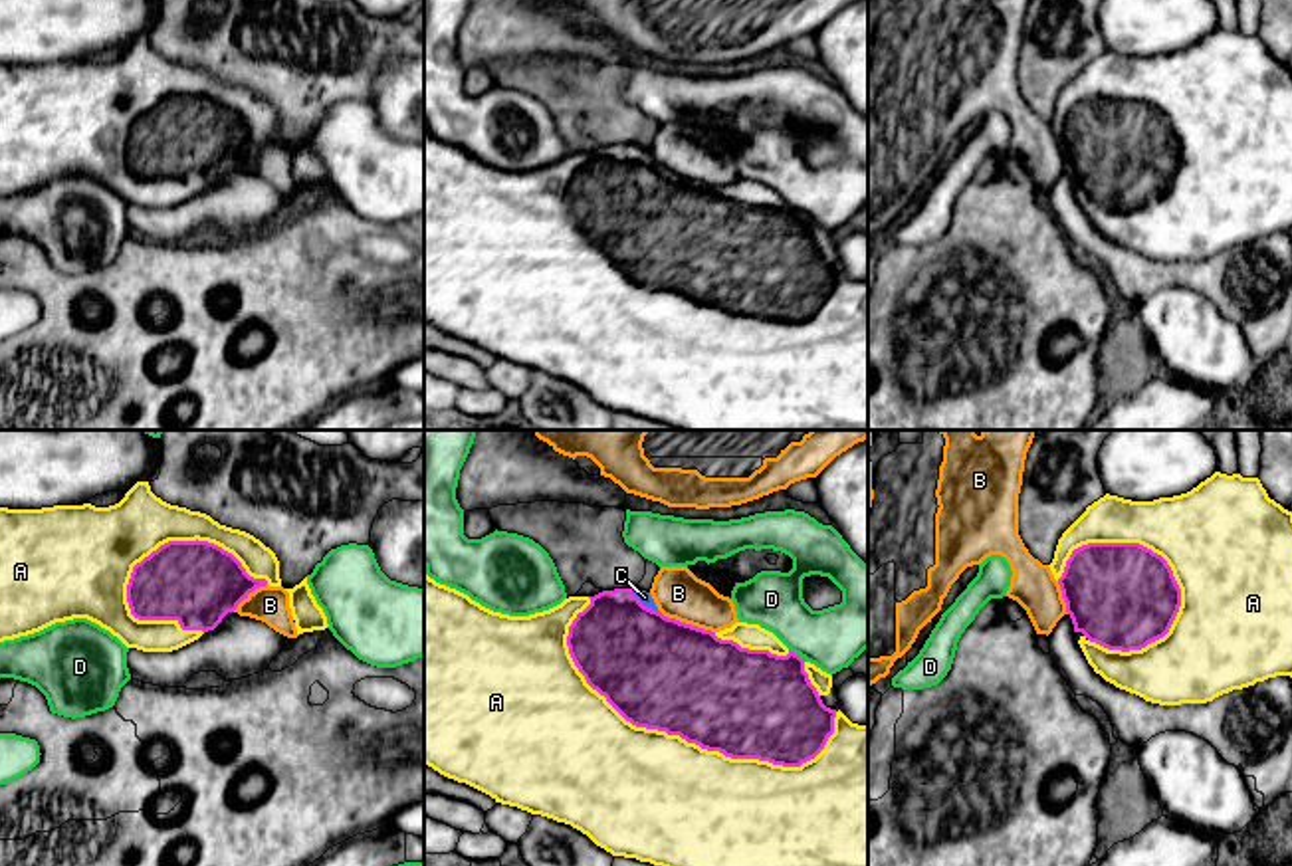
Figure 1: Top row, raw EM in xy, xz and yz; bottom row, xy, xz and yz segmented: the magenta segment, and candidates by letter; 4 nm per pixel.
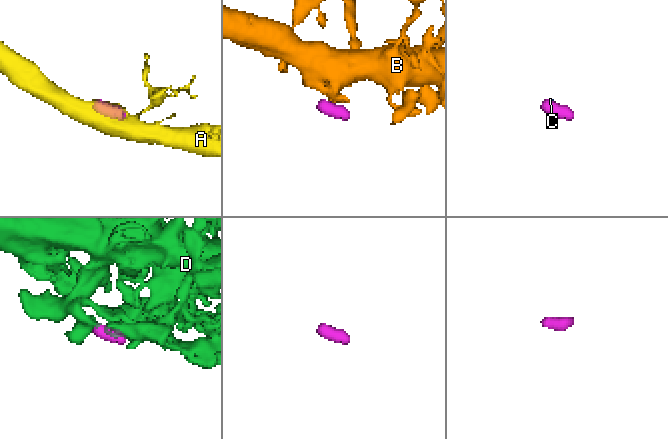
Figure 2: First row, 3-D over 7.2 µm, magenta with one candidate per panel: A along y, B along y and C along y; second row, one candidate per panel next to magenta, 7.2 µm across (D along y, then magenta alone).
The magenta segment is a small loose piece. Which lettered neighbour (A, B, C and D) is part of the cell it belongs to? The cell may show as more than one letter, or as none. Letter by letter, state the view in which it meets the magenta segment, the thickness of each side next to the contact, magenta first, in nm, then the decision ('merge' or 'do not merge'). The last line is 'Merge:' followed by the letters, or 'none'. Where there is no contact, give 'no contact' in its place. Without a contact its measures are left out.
A: meets magenta in xz; 460 nm thick on the magenta side, 500 nm on the other; merge
B: meets magenta in xz; 460 nm thick on the magenta side, 200 nm on the other; do not merge
C: meets magenta in xz; 440 nm thick on the magenta side, 50 nm on the other; merge
D: meets magenta in xz; 420 nm thick on the magenta side, 240 nm on the other; do not merge
Merge: A, C

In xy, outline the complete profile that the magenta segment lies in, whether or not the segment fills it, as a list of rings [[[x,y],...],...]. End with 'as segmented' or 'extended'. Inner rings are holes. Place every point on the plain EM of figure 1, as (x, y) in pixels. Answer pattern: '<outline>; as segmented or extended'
[[[137,38],[109,63],[0,63],[0,198],[87,174],[127,204],[172,208],[214,186],[260,143],[281,143],[275,109],[210,71],[170,61]]]; extended

